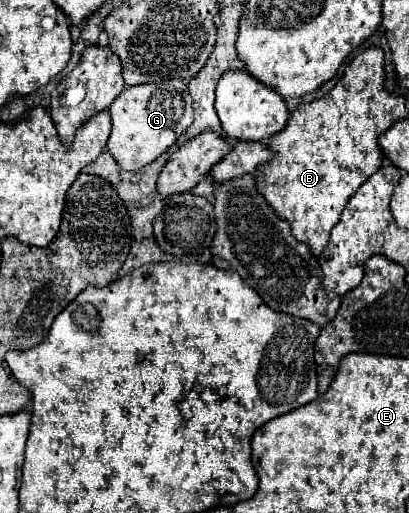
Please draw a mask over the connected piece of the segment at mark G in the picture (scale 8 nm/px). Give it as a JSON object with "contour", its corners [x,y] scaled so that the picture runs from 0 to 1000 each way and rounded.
{"contour":[[[416,154],[401,162],[308,170],[269,205],[274,263],[264,271],[264,294],[298,329],[337,333],[435,275],[435,267],[465,248],[469,224],[474,216],[455,158]]]}

